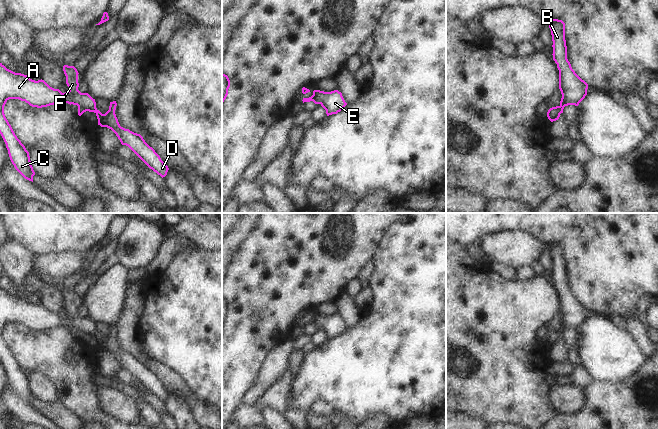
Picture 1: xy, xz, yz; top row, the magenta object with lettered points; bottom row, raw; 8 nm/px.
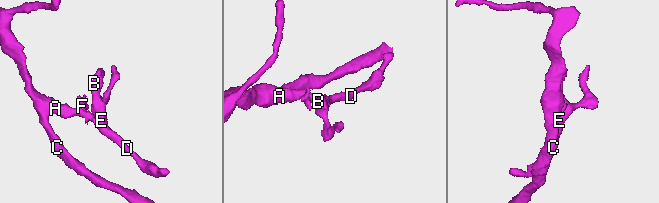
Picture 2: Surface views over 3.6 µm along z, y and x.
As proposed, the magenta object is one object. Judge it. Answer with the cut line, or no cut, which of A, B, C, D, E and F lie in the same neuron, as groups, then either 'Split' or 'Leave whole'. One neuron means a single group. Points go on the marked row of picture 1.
No split. Groups: A B C D E F. Leave whole.

